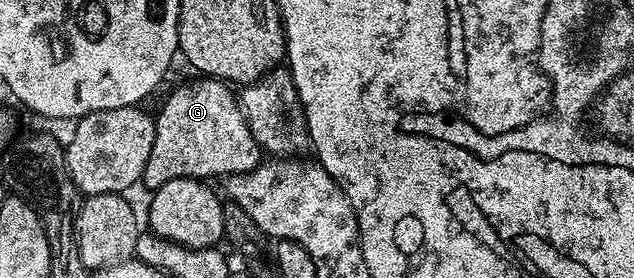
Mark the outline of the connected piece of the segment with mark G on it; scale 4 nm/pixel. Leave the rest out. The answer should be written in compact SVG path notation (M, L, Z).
M204 76L199 80L201 82L193 86L178 87L165 100L160 114L155 115L154 148L150 148L150 160L146 160L142 179L142 186L148 192L179 178L213 180L245 174L262 161L260 146L246 124L246 116L240 111L237 91L218 78Z

